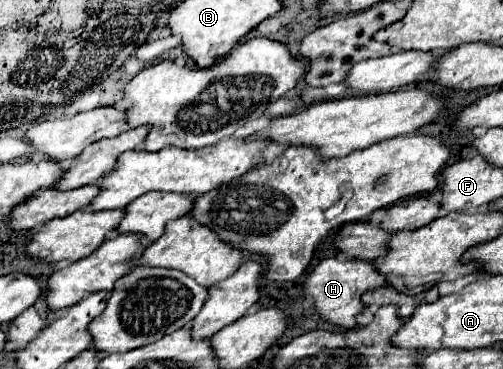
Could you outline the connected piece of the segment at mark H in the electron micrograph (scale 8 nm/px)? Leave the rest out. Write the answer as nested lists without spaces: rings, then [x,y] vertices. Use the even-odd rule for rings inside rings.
[[[329,257],[323,259],[303,281],[303,295],[313,299],[313,307],[315,313],[331,323],[331,325],[341,325],[345,329],[351,329],[357,325],[355,315],[361,313],[365,309],[365,305],[361,303],[361,295],[369,289],[377,289],[377,287],[385,287],[387,281],[381,273],[377,273],[375,263],[369,261],[357,261],[357,259],[343,259],[343,257]]]

